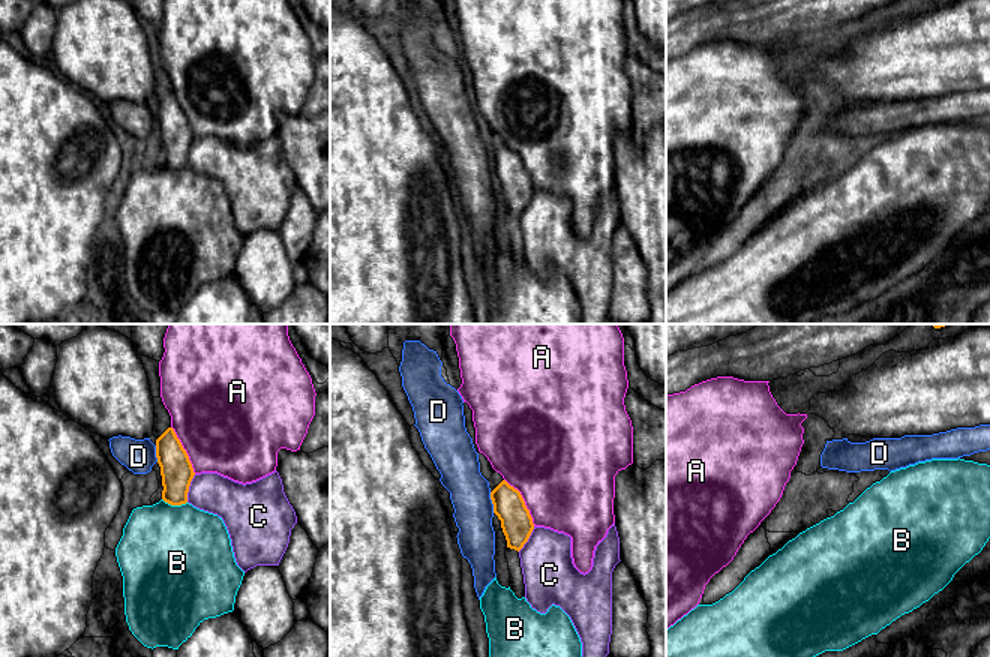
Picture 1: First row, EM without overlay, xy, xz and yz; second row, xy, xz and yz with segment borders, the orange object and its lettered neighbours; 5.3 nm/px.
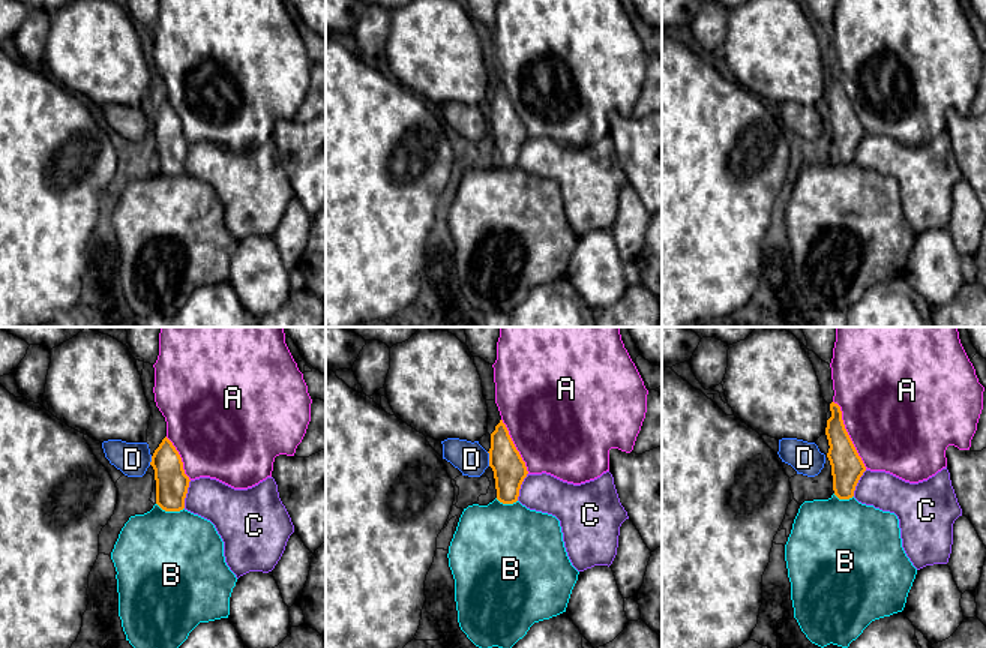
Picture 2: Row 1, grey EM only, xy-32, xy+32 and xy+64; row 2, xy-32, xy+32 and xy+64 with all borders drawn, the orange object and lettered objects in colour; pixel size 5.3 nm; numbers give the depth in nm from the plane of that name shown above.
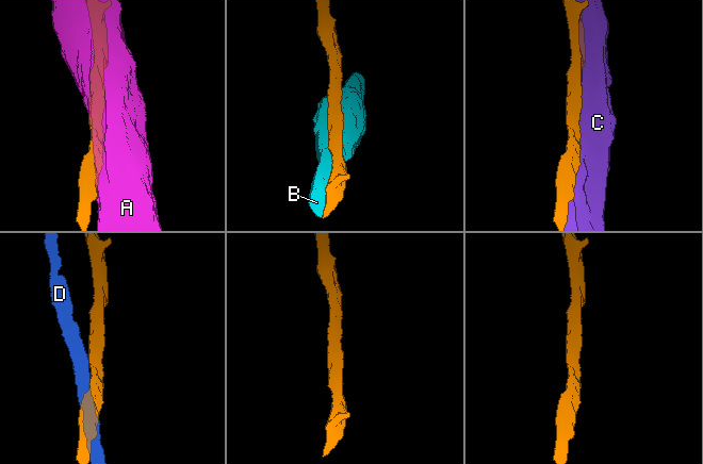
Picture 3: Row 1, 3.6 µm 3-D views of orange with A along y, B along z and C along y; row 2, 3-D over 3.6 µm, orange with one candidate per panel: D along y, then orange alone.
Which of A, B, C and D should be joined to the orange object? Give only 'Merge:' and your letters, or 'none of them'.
Merge: none of them

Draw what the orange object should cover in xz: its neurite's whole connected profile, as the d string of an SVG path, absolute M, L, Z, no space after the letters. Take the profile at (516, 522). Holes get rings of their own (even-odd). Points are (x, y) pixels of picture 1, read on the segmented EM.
M502 480L490 492L490 500L494 513L501 520L507 548L519 552L534 530L532 518L520 492Z

